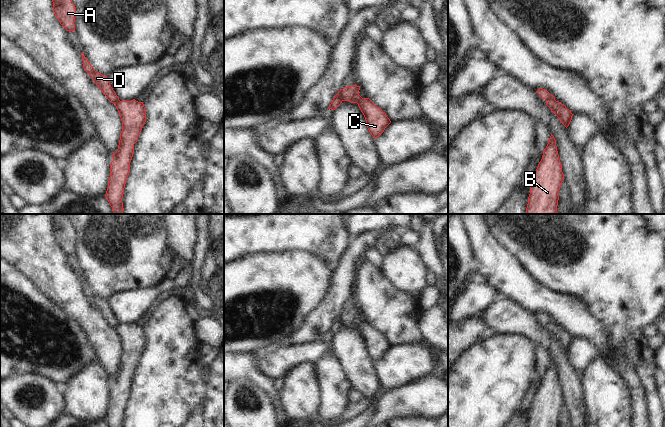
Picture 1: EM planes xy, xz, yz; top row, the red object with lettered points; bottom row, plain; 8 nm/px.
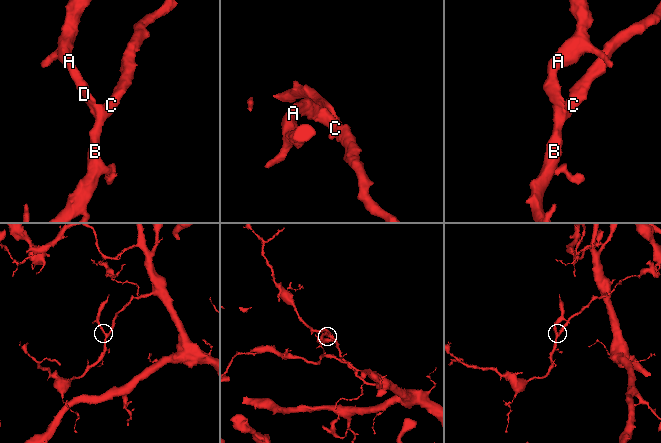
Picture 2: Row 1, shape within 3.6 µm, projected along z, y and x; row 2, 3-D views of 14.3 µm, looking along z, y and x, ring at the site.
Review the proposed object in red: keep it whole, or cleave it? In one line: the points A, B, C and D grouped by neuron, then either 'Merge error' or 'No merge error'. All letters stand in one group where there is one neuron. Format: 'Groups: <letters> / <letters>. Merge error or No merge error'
Groups: A D / B C. Merge error

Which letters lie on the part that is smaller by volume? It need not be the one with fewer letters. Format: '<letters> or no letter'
A, D

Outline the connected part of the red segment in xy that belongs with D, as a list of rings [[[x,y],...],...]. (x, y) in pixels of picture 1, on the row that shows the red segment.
[[[83,52],[81,53],[81,55],[84,70],[89,74],[89,76],[92,78],[98,88],[102,91],[102,93],[106,96],[106,98],[111,103],[116,104],[119,101],[119,97],[116,95],[115,91],[111,87],[107,76],[104,76],[101,73],[95,71],[88,59],[84,56]]]

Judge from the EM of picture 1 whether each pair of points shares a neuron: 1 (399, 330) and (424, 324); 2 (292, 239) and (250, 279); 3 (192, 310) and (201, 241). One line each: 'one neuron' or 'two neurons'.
1: two neurons
2: two neurons
3: two neurons

